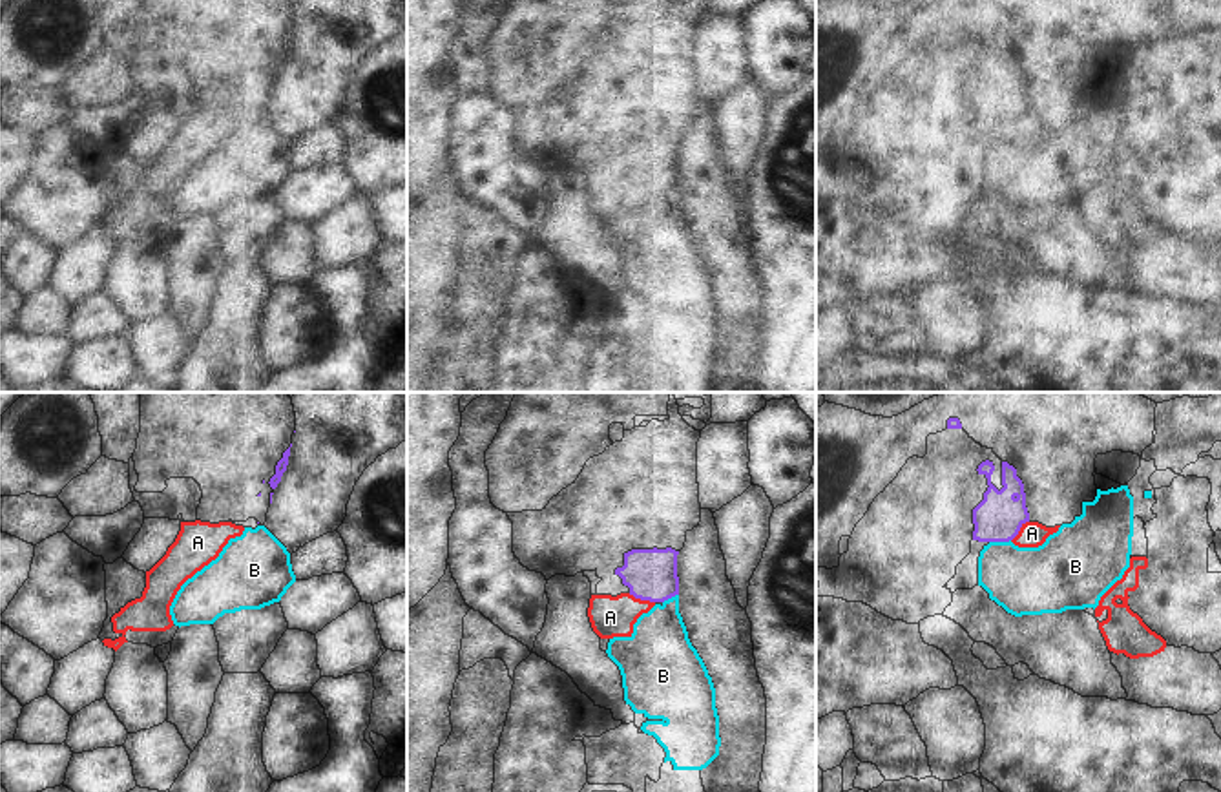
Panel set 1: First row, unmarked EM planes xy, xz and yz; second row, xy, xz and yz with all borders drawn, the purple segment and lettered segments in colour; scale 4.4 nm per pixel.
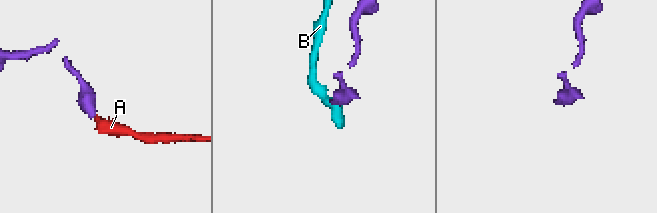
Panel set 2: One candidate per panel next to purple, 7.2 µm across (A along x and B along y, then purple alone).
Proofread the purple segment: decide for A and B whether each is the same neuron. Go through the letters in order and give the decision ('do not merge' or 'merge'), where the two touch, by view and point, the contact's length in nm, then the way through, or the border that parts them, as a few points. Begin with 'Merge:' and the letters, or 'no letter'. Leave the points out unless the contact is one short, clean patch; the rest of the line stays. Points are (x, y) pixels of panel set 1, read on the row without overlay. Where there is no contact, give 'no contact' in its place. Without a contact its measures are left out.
Merge: A
A: merge | xz (641, 190) | 130 nm | across xz (650, 165), (641, 190), (610, 208)
B: do not merge | yz (999, 132) | 100 nm | along yz (1010, 130), (990, 134)

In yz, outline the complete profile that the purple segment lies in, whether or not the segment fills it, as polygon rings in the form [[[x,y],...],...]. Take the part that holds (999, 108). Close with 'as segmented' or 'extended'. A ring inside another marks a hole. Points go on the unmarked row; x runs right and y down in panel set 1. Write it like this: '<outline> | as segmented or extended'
[[[982,53],[976,62],[987,69],[989,78],[984,84],[984,91],[973,100],[973,131],[1011,131],[1018,139],[1038,139],[1049,126],[1059,122],[1060,117],[1046,119],[1029,111],[1024,75],[1013,57],[1002,53],[1004,78],[1000,82],[991,75],[993,53]]] | extended

